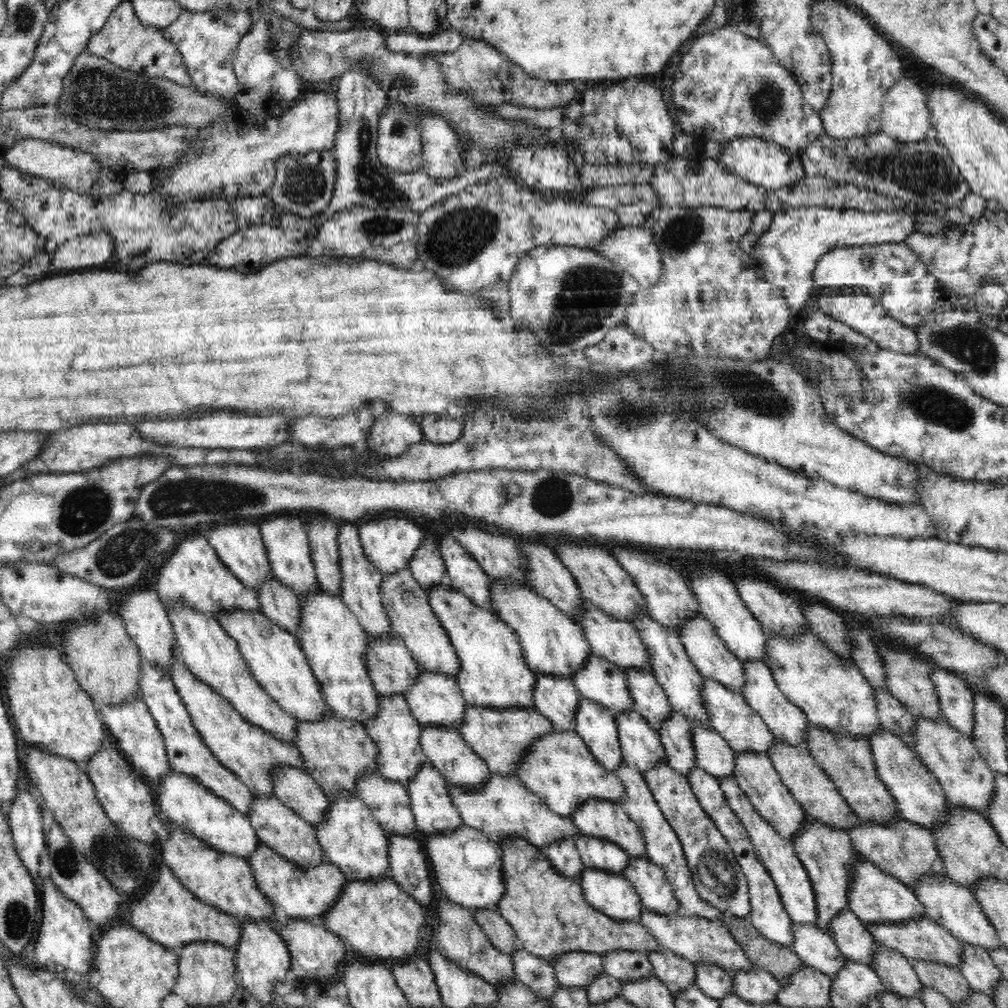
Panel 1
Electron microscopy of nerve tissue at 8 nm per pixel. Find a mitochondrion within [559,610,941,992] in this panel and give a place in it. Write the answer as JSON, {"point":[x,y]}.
{"point":[715,872]}

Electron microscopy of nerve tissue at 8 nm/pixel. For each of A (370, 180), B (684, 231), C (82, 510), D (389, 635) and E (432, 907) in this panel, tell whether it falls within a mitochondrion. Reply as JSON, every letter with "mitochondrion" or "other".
{"A":"mitochondrion","B":"mitochondrion","C":"mitochondrion","D":"other","E":"other"}

